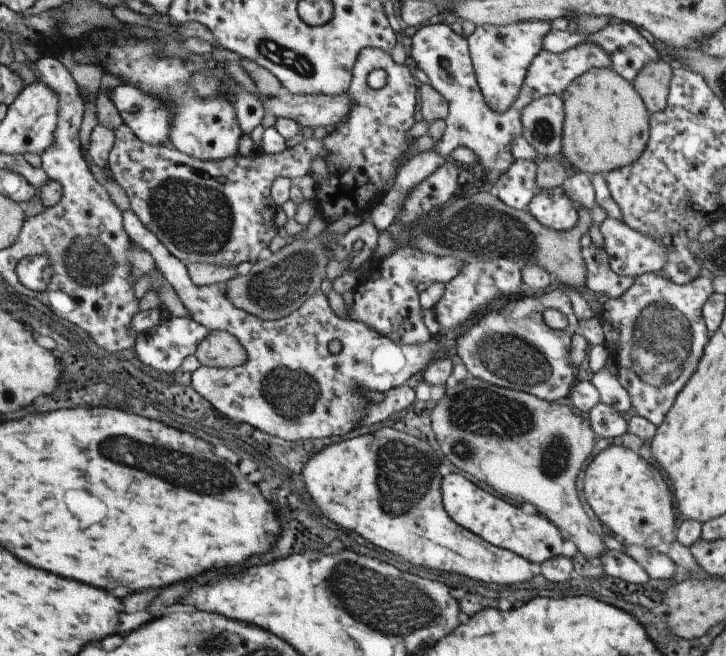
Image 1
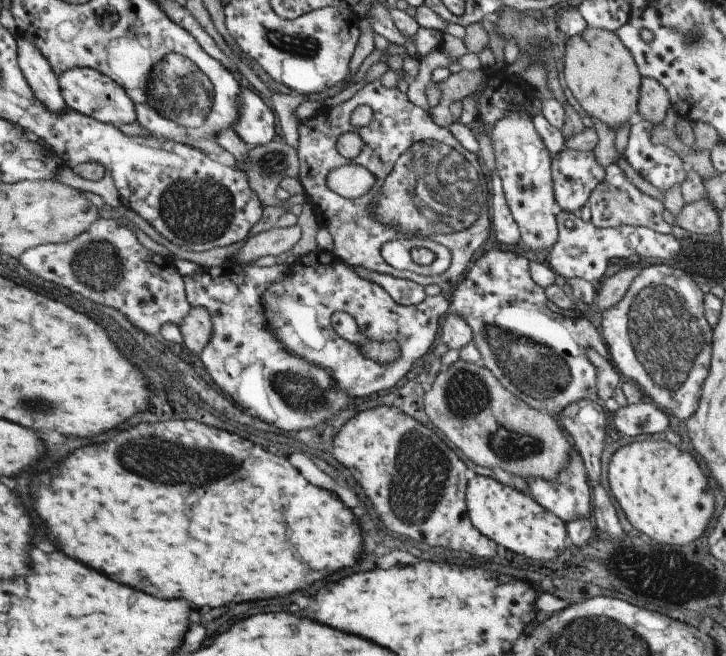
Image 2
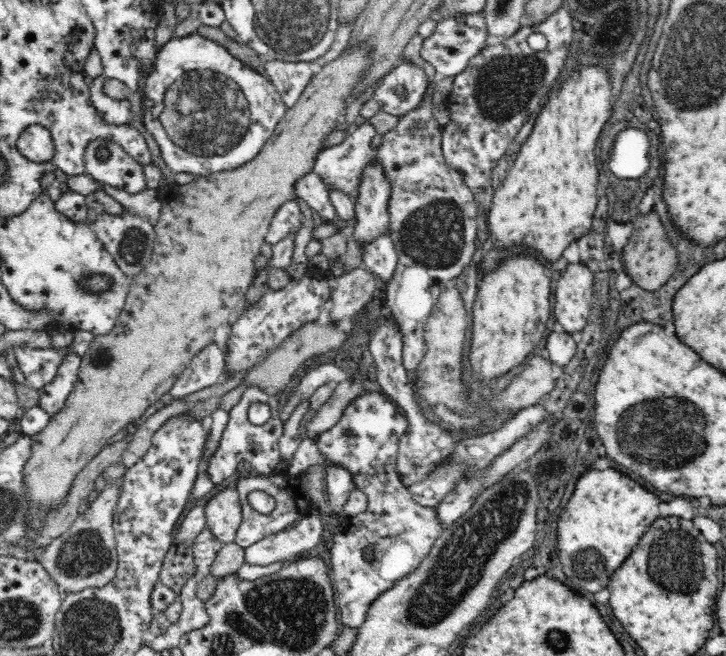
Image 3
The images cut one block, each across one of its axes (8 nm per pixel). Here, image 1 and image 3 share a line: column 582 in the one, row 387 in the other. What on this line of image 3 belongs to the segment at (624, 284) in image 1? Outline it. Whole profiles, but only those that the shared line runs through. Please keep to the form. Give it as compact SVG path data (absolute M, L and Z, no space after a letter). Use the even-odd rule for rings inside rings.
M248 386L246 392L242 394L240 402L230 410L230 418L228 418L228 424L226 428L222 430L222 440L220 440L220 446L216 450L216 454L210 458L210 468L206 472L206 476L210 476L212 484L214 486L220 486L224 480L230 480L240 462L246 462L248 468L254 472L254 474L260 474L260 476L272 476L274 474L274 466L278 462L284 462L284 456L280 452L280 436L284 432L284 422L280 420L280 400L282 392L276 394L276 396L266 396L266 392L254 388L254 386ZM252 404L268 404L270 406L270 420L264 424L264 426L258 426L258 424L252 424L250 422L250 416L248 416L248 410Z

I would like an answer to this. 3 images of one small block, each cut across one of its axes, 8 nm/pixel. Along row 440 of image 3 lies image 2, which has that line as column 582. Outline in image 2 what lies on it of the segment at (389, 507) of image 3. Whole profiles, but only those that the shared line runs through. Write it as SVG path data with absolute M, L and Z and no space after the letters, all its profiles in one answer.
M487 246L485 254L473 262L463 280L455 286L453 294L449 294L449 306L473 332L471 342L481 356L481 366L489 370L489 374L493 374L507 394L513 394L513 398L519 398L529 408L555 418L573 402L599 400L595 390L597 368L589 364L587 348L595 350L601 358L609 358L605 342L583 314L563 312L545 298L545 290L529 278L529 260L515 254L513 248Z

